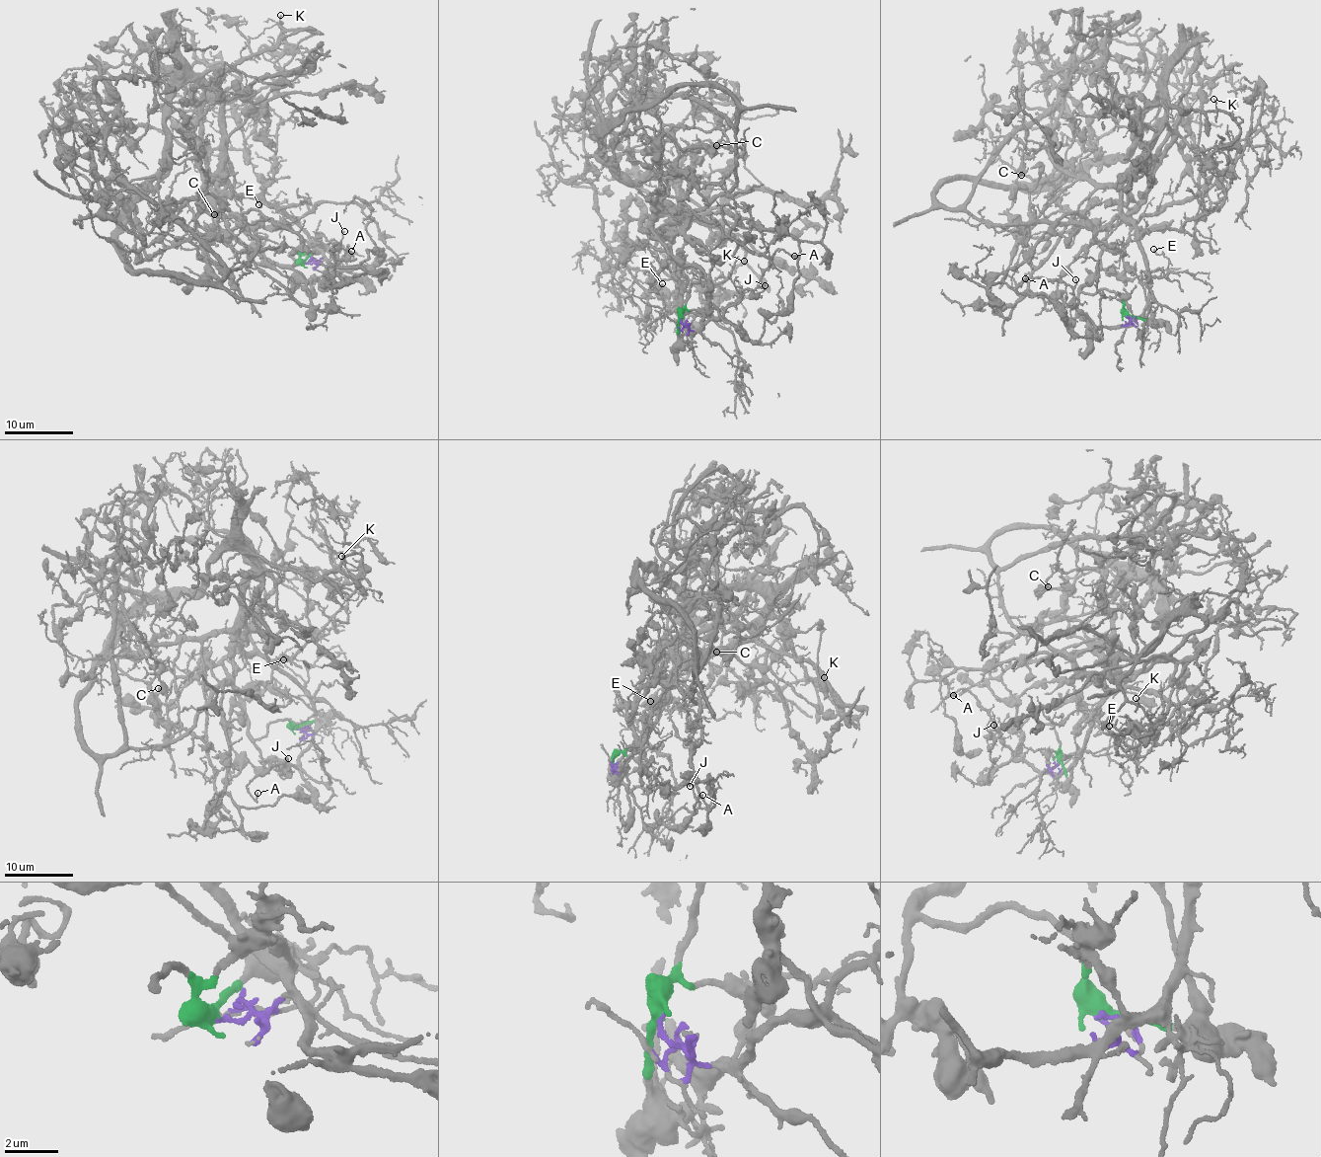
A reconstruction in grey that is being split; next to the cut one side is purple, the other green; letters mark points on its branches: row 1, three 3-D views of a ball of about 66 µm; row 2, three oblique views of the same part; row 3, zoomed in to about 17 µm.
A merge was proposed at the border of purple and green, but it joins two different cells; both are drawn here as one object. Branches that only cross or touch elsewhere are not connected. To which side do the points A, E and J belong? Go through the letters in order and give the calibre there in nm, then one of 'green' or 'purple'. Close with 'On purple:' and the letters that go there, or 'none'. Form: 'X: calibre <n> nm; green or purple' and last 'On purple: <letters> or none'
A: calibre 130 nm; purple
E: calibre 150 nm; purple
J: calibre 120 nm; purple
On purple: A, E, J

